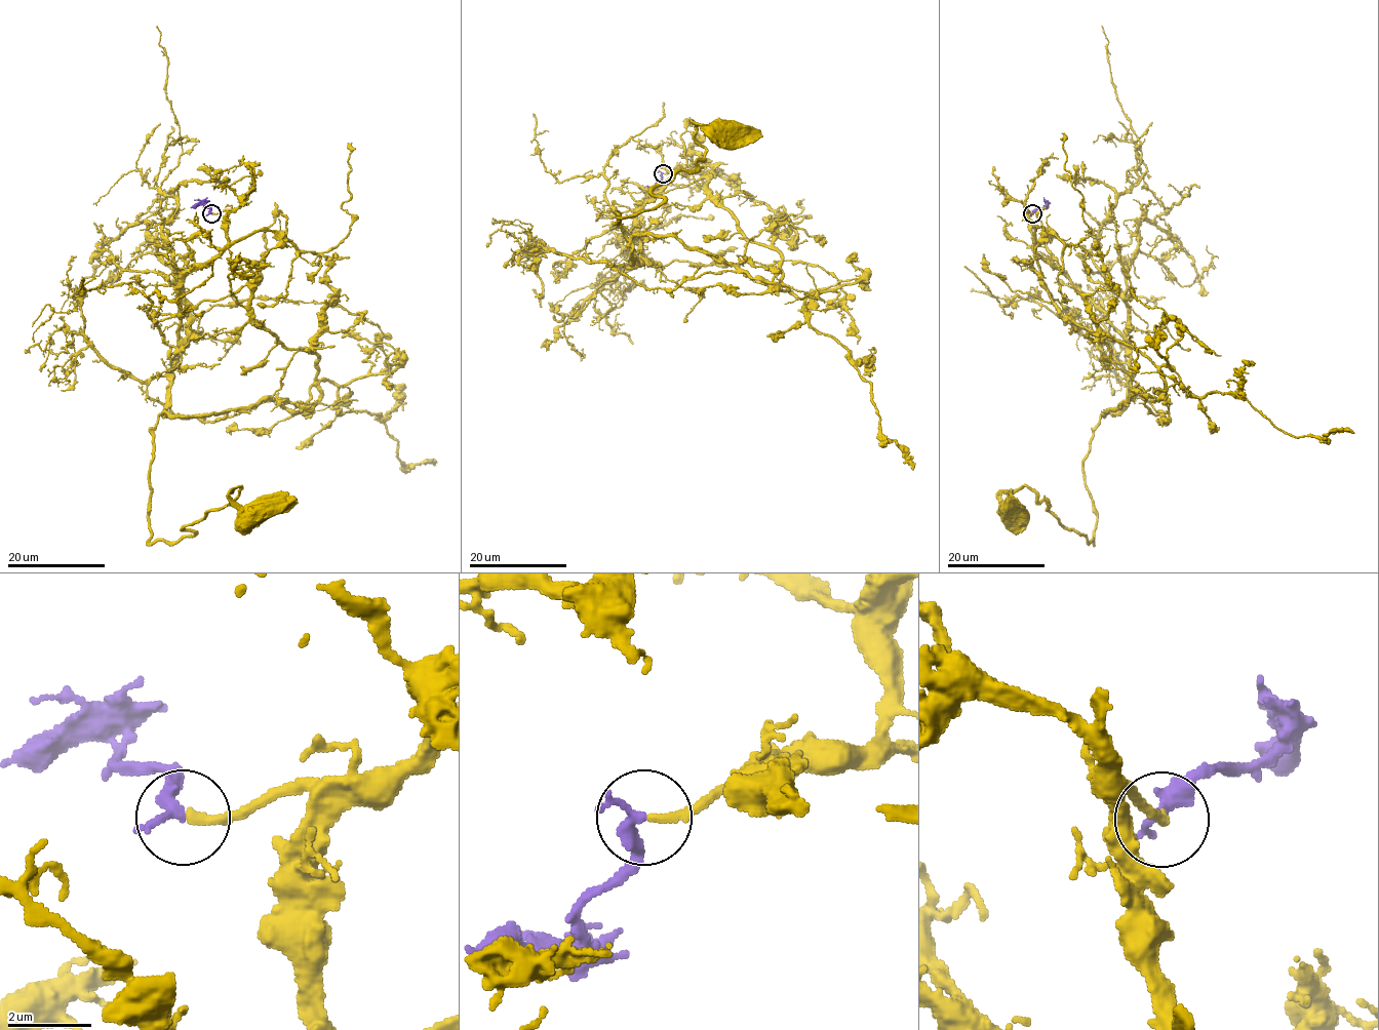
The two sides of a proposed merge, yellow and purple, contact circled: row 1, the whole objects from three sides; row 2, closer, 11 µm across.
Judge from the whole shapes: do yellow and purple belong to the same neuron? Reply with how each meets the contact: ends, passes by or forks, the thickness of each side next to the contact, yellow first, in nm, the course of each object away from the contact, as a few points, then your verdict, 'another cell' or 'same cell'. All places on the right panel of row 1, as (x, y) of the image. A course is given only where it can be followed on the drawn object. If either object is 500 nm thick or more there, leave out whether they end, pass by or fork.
yellow ends there; purple passes by; 220 nm thick on the yellow side, 260 nm on the other; yellow runs (1032, 214), (1036, 252), (1127, 345), (1128, 382), (1084, 463), (1093, 542), (1024, 485), (1000, 496), (1013, 510); purple runs (1032, 214), (1037, 208), (1047, 205), (1046, 208); same cell

